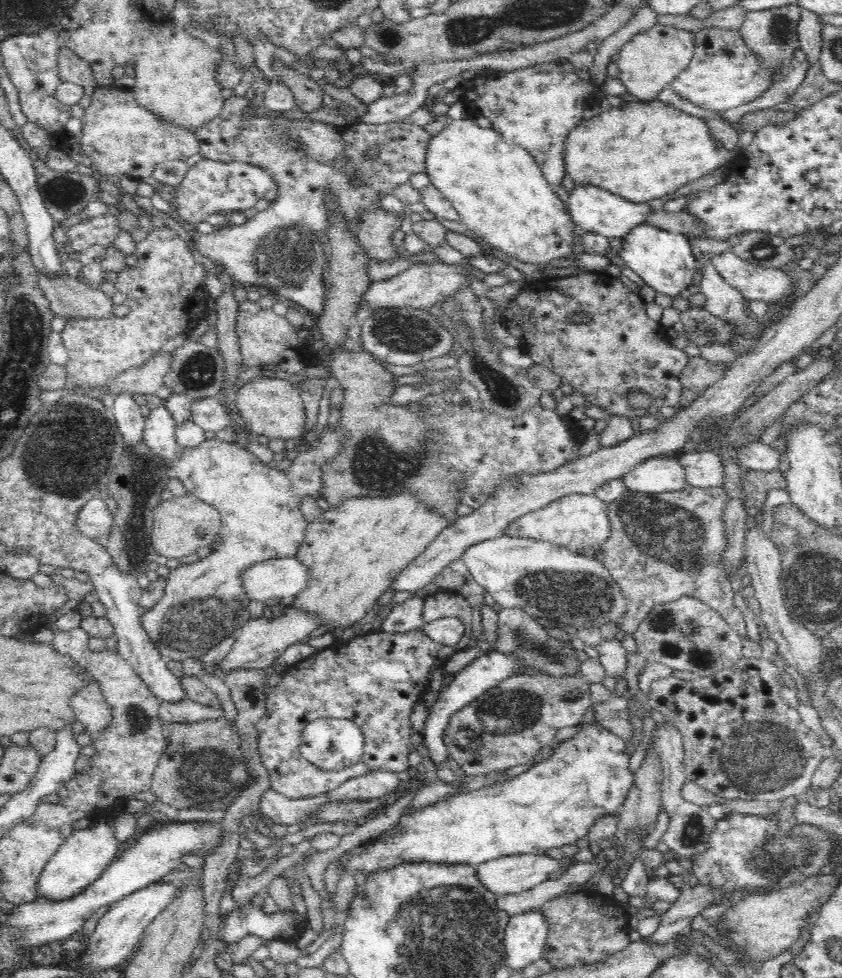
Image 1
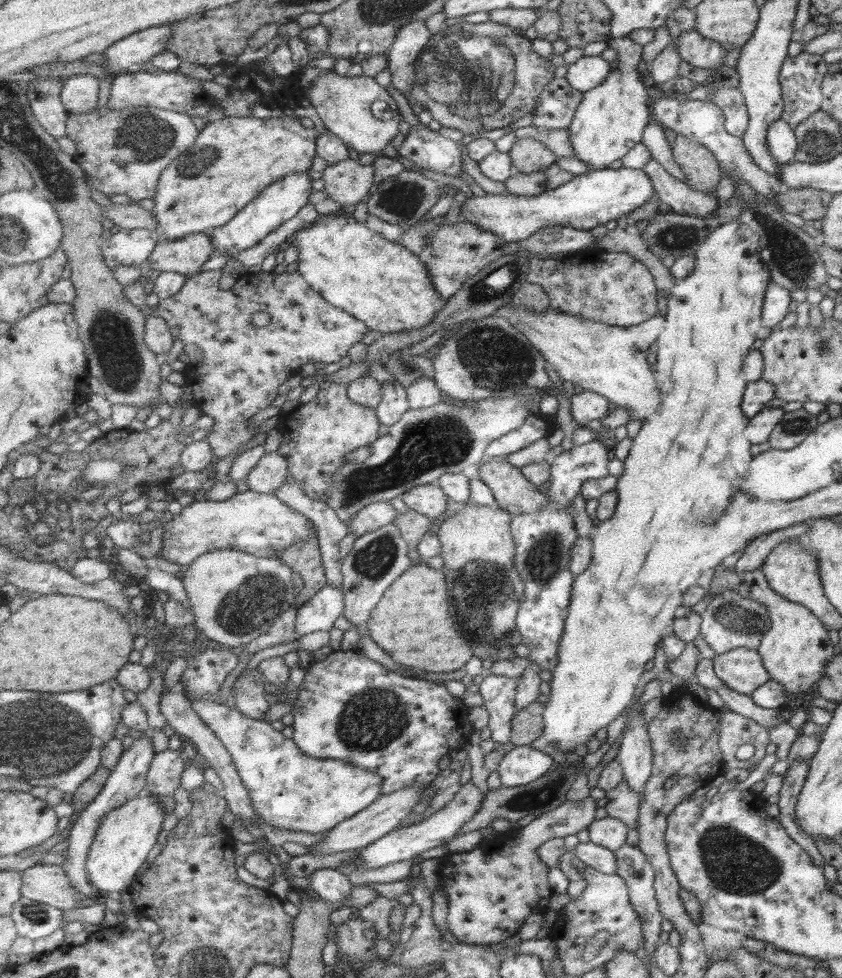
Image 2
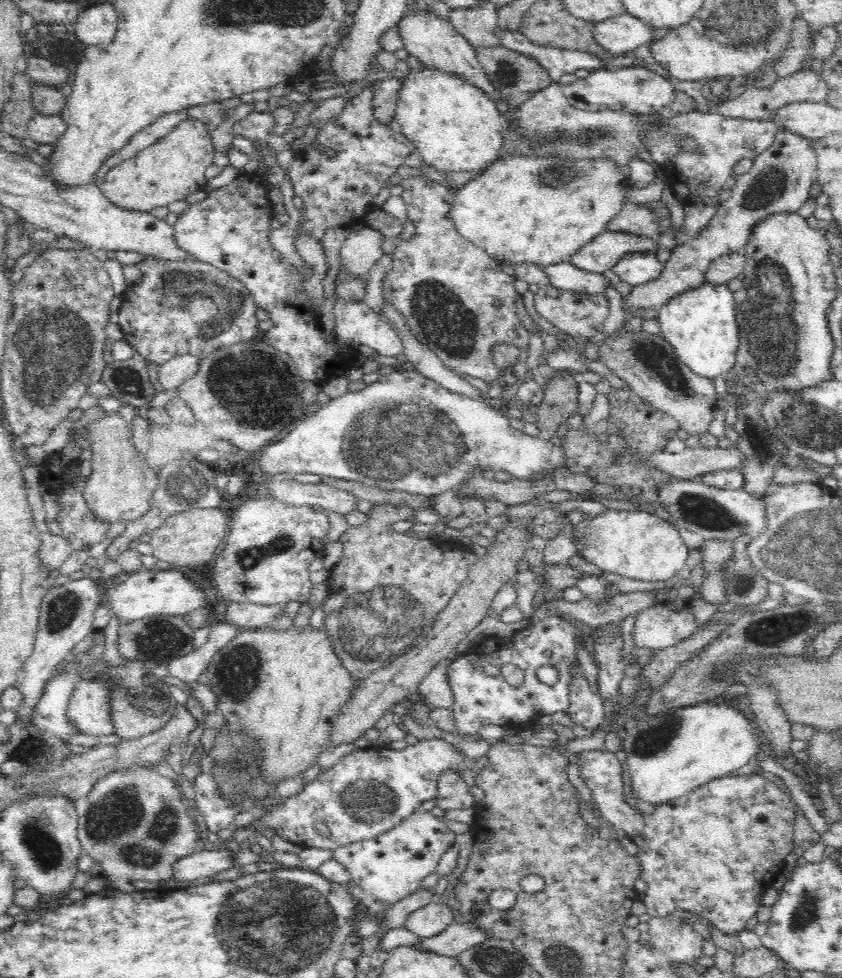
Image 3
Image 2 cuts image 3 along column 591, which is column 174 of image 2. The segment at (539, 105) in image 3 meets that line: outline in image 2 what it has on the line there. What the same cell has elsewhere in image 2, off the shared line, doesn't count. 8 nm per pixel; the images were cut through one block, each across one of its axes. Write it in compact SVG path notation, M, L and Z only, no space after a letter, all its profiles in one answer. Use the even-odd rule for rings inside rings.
M104 105L93 112L69 115L67 123L66 136L77 146L74 158L88 175L91 188L101 191L106 197L113 194L126 195L133 203L145 199L154 200L164 170L180 157L182 152L191 148L200 136L199 128L188 114L174 110L165 111L154 106L148 109L133 106L129 109L113 110Z

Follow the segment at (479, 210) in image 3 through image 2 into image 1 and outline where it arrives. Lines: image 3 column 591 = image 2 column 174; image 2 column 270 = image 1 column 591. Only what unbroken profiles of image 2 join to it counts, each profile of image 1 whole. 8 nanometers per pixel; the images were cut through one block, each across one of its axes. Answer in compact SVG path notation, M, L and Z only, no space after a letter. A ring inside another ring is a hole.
M625 102L610 111L598 111L569 130L564 143L565 174L575 186L595 186L632 203L652 202L718 166L728 166L730 151L718 150L713 140L702 118L666 102Z

